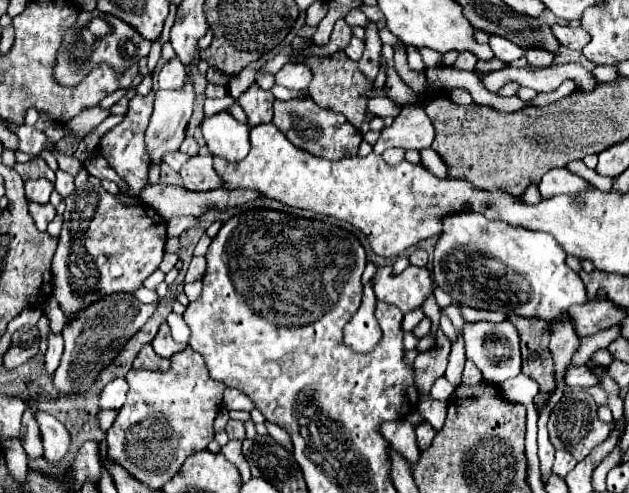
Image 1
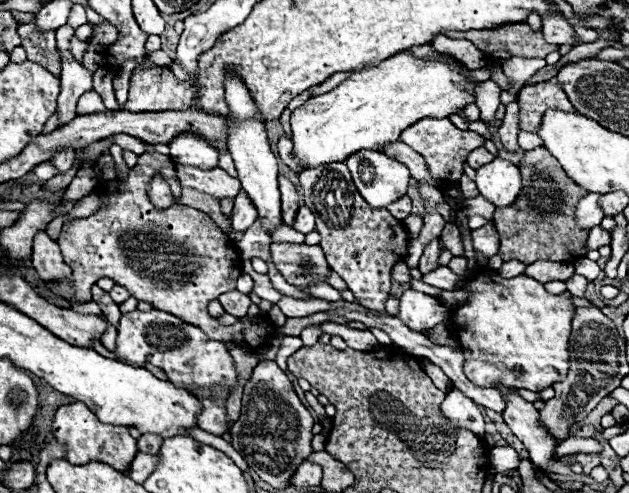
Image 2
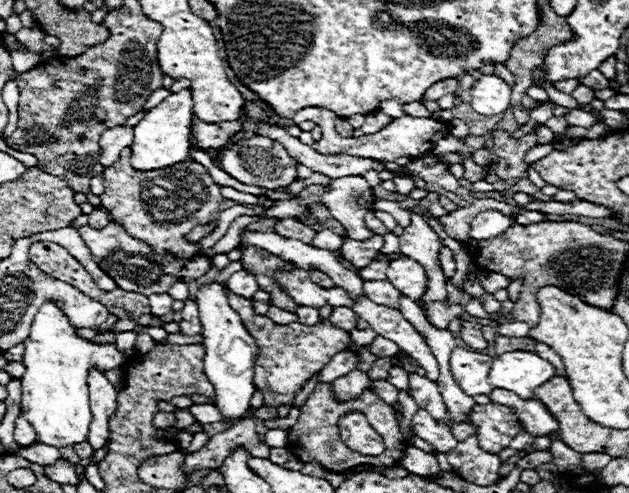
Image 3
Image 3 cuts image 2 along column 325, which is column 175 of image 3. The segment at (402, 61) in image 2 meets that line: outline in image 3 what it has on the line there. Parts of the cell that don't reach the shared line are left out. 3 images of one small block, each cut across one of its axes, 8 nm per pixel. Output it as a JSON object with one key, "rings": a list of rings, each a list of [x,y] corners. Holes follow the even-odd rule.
{"rings":[[[182,90],[178,94],[170,94],[164,102],[160,102],[156,108],[144,114],[144,118],[134,126],[134,142],[130,146],[132,168],[138,172],[148,172],[190,160],[188,156],[188,150],[192,148],[190,126],[192,126],[192,92]]]}

